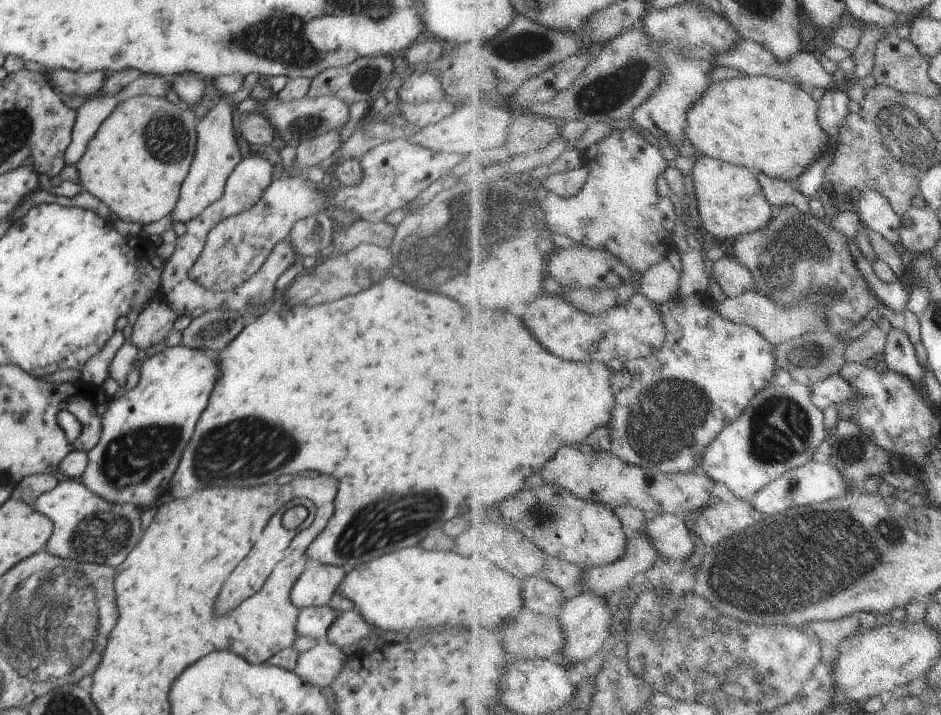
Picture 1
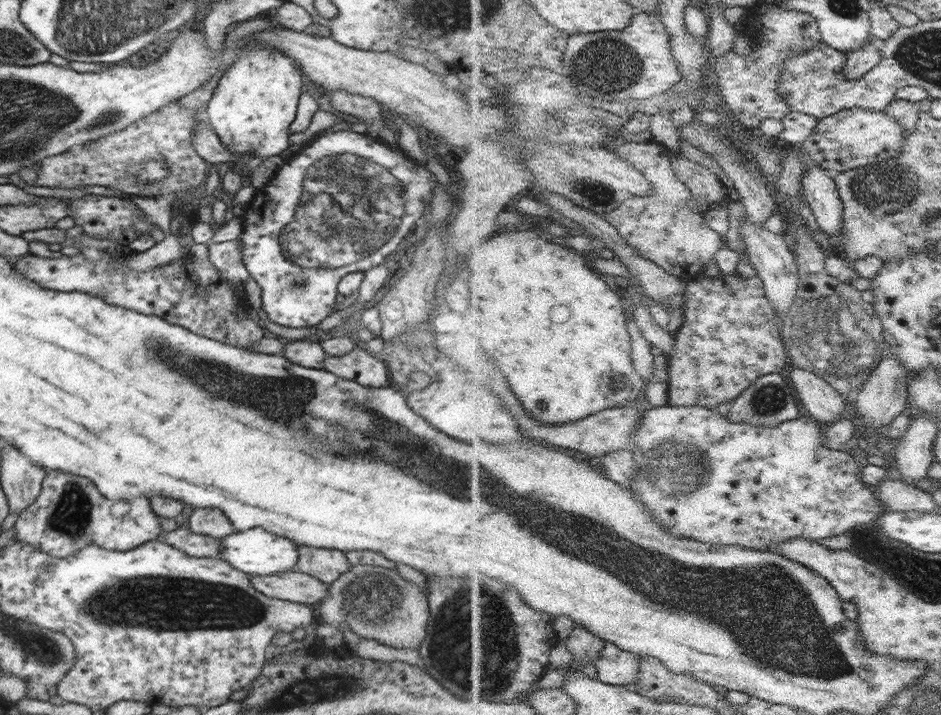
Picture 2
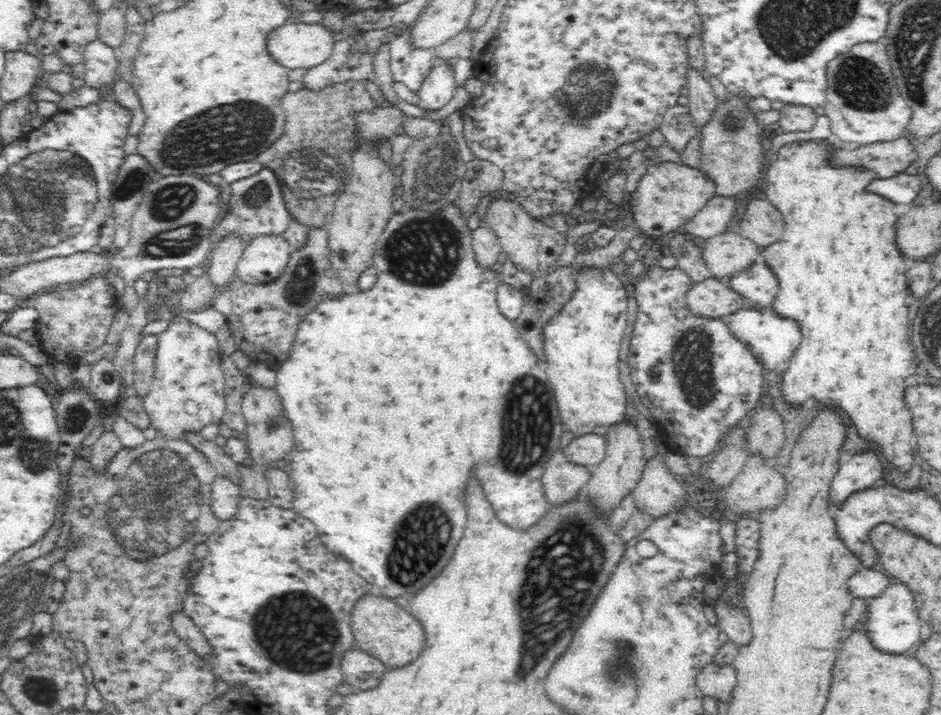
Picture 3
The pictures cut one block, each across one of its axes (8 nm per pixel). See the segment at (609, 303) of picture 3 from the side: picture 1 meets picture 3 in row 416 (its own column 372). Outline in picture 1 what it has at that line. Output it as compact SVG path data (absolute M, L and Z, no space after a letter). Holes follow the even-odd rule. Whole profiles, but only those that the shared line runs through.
M414 546L375 558L350 571L340 583L338 593L354 602L355 610L374 631L408 633L414 628L436 628L442 624L501 630L510 622L508 618L517 619L526 611L524 586L523 579L512 576L489 558L468 558L456 552L428 552Z

